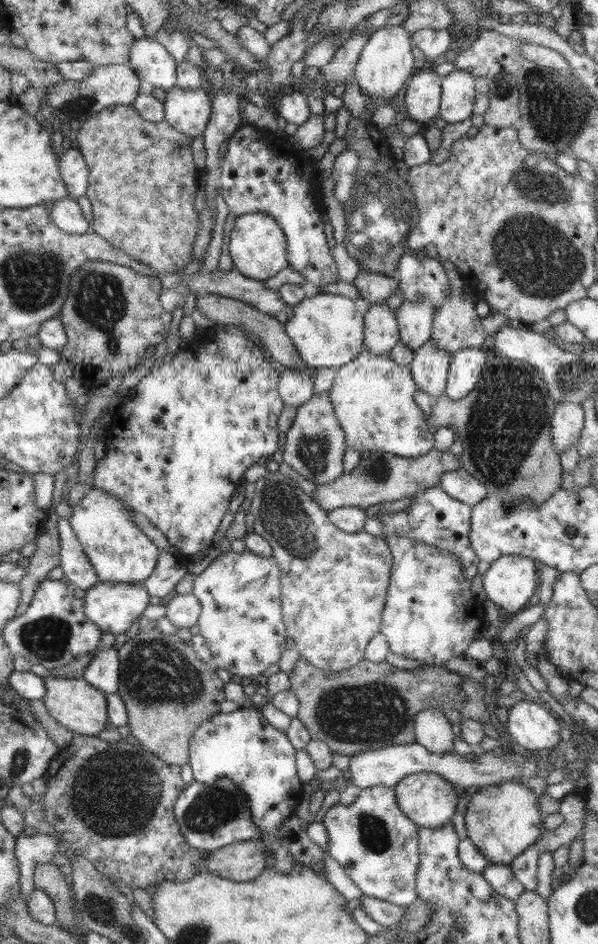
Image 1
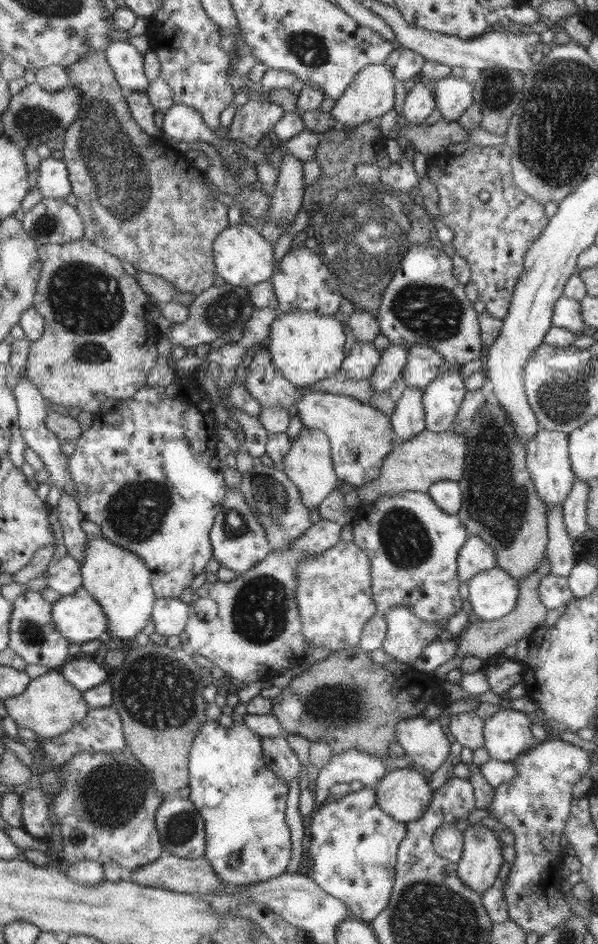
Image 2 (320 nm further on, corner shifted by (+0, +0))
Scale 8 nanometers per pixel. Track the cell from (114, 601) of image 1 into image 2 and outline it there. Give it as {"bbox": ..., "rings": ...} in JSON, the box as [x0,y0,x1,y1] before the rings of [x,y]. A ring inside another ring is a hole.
{"bbox":[51,587,107,643],"rings":[[[84,587],[53,602],[51,617],[57,631],[70,643],[98,639],[107,631],[103,608]]]}

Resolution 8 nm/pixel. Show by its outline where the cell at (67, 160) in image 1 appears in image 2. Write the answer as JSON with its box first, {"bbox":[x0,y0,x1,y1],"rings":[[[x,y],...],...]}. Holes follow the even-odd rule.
{"bbox":[38,157,72,198],"rings":[[[48,157],[38,167],[38,190],[43,198],[65,198],[72,190],[70,176],[63,160]]]}

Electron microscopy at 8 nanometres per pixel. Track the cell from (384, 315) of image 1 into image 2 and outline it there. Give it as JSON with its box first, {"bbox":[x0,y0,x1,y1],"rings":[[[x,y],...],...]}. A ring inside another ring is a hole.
{"bbox":[340,340,380,381],"rings":[[[358,340],[345,356],[340,369],[352,380],[362,381],[371,376],[380,359],[380,352],[374,347],[373,342]]]}

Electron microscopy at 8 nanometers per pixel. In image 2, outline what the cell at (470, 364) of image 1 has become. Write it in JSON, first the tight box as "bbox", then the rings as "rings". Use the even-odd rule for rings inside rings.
{"bbox":[424,367,468,433],"rings":[[[453,367],[424,389],[425,430],[438,433],[451,430],[468,394],[464,381],[461,371]]]}

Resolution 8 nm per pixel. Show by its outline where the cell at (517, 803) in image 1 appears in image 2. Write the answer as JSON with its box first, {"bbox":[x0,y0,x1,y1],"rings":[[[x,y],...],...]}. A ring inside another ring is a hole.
{"bbox":[456,822,505,894],"rings":[[[480,822],[469,826],[463,832],[463,859],[456,865],[457,876],[458,879],[462,880],[462,883],[478,894],[484,893],[494,884],[499,883],[498,874],[502,864],[505,862],[501,853],[504,843],[500,841],[500,838],[500,834],[488,830],[485,824]]]}

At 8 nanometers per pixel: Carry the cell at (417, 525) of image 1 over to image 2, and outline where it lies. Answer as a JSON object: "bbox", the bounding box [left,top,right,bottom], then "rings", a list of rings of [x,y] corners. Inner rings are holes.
{"bbox":[350,491,470,623],"rings":[[[402,491],[379,496],[371,504],[357,504],[353,516],[350,524],[353,542],[369,556],[371,595],[379,616],[384,616],[393,606],[409,606],[418,618],[432,623],[449,618],[461,609],[463,600],[458,592],[457,558],[470,535],[457,514],[446,514],[426,492]]]}

